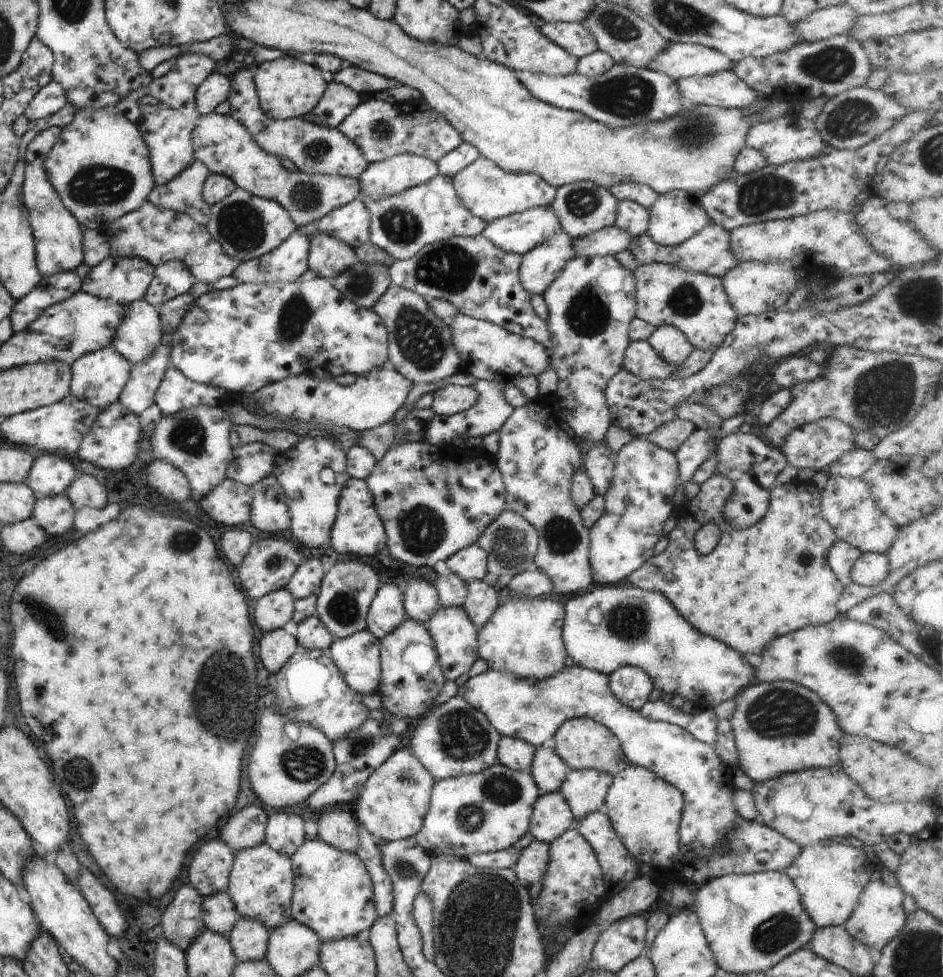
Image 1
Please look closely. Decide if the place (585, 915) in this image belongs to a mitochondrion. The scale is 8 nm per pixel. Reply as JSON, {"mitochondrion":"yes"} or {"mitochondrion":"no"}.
{"mitochondrion":"no"}

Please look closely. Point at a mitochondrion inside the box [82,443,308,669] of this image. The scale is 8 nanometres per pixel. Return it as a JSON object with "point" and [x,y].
{"point":[178,543]}

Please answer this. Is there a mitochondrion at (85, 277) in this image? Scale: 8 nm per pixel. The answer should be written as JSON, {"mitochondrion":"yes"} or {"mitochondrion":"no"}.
{"mitochondrion":"no"}

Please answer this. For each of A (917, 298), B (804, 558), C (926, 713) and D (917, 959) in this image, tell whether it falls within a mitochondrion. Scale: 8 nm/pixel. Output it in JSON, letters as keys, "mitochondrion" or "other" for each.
{"A":"mitochondrion","B":"mitochondrion","C":"other","D":"mitochondrion"}

